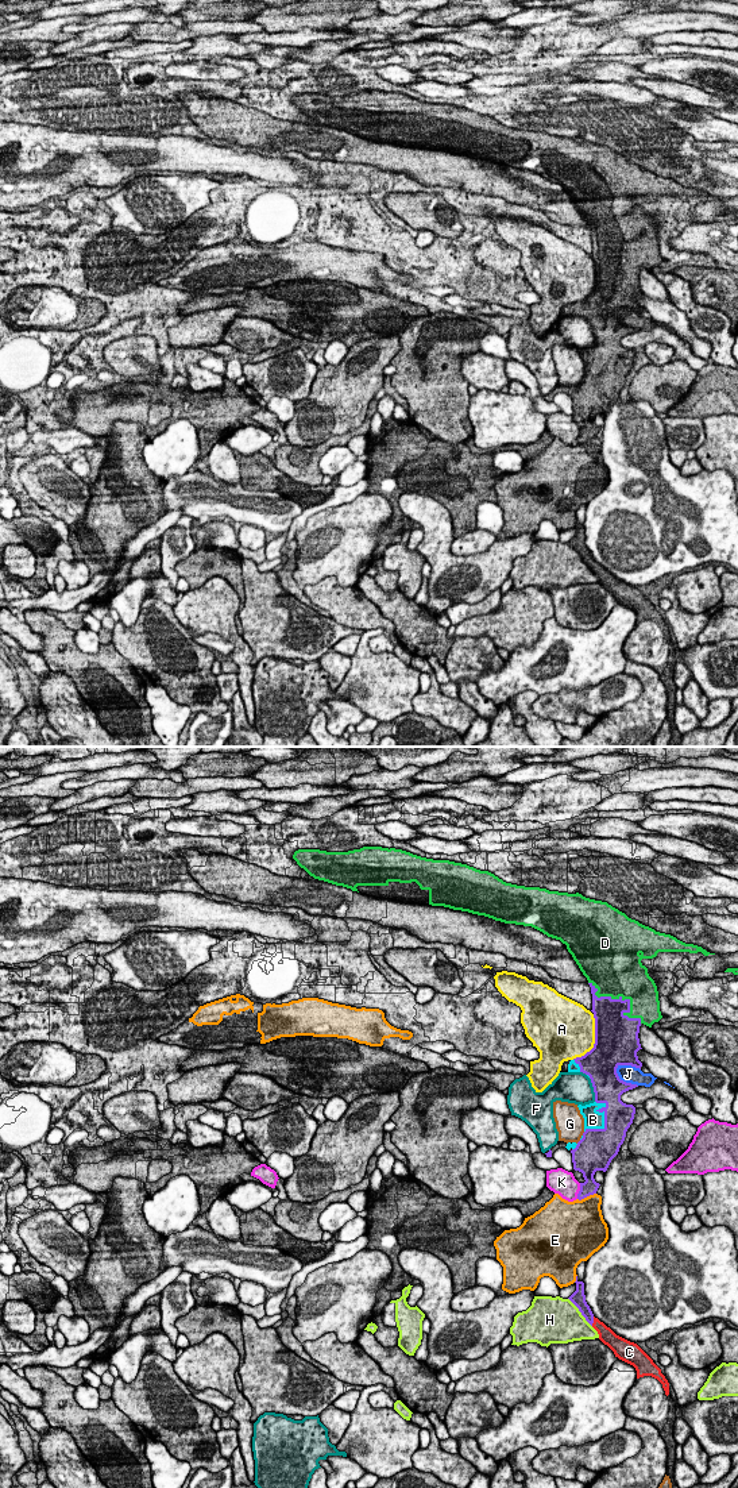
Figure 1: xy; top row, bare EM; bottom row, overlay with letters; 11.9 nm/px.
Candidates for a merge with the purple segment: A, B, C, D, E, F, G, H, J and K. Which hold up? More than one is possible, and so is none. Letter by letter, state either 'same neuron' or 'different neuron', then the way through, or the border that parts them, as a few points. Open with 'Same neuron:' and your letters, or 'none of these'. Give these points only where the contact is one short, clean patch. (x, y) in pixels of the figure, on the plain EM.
Same neuron: B, C, D
A: different neuron
B: same neuron
C: same neuron; way xy (582, 548), (592, 565), (606, 578)
D: same neuron
E: different neuron
F: different neuron
G: different neuron
H: different neuron
J: different neuron
K: different neuron

